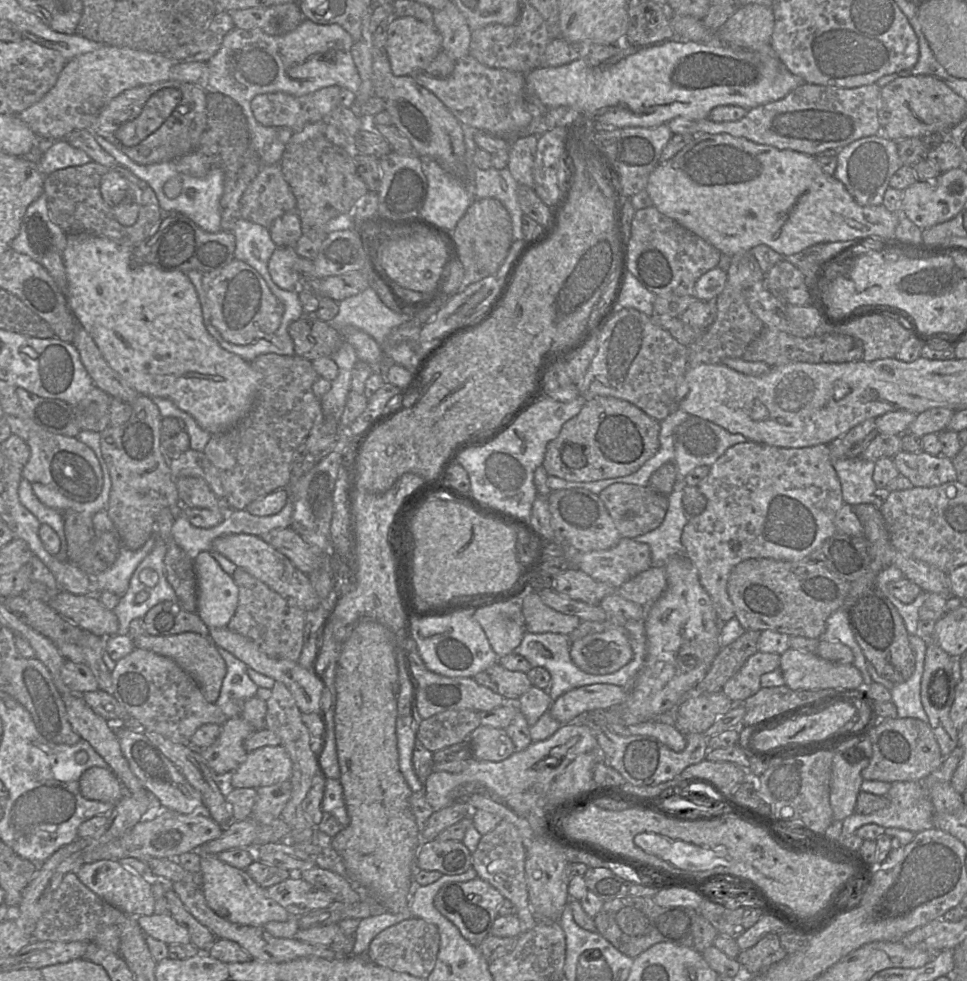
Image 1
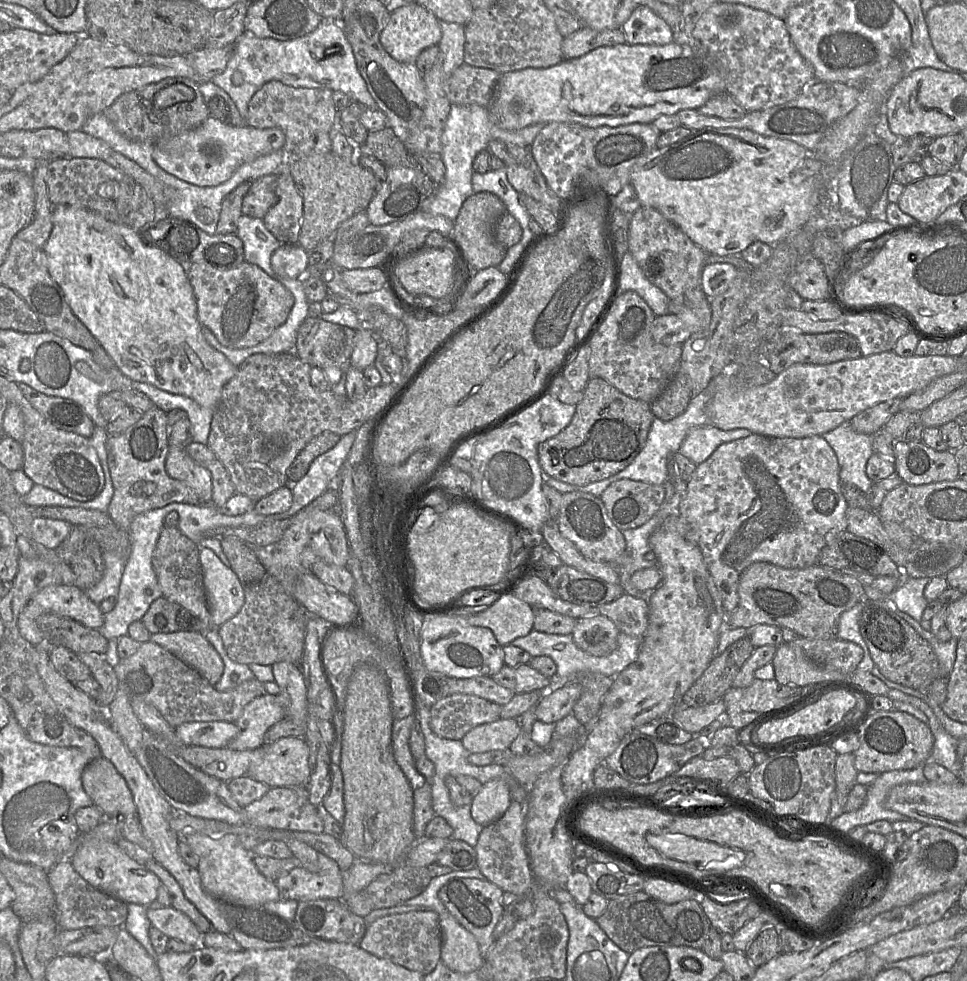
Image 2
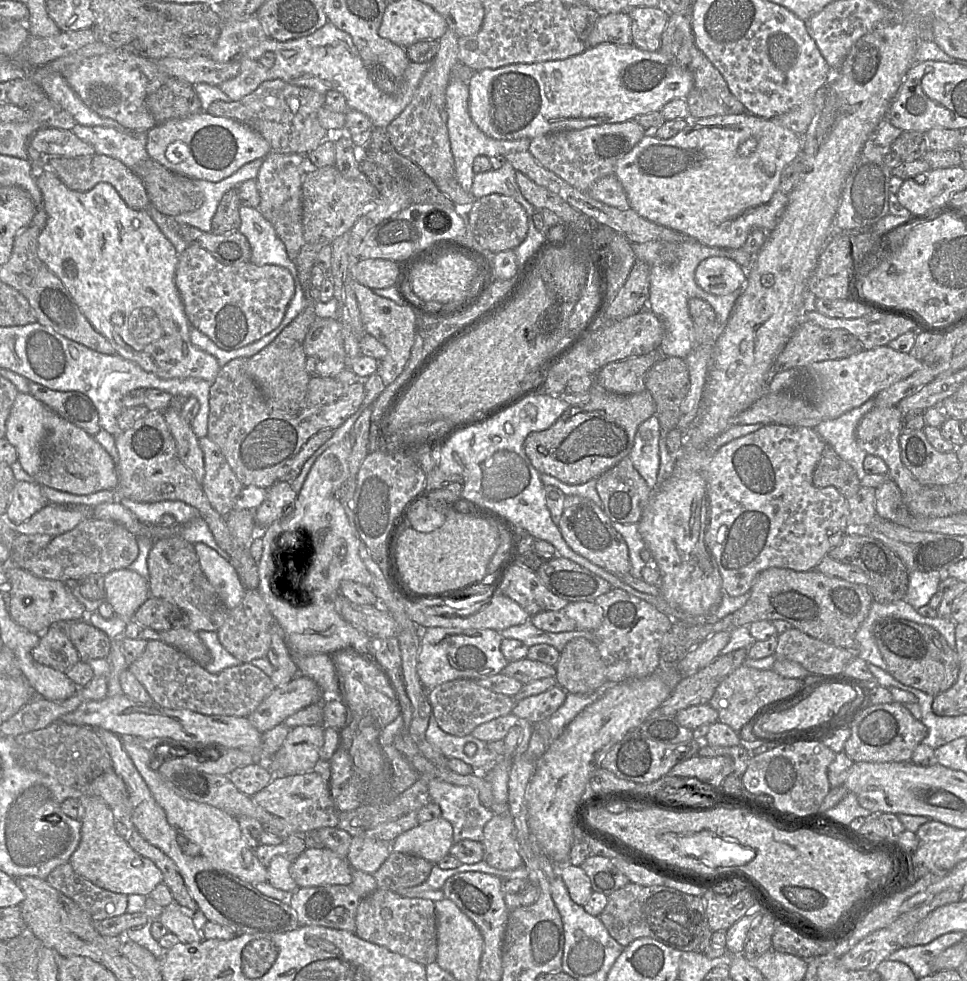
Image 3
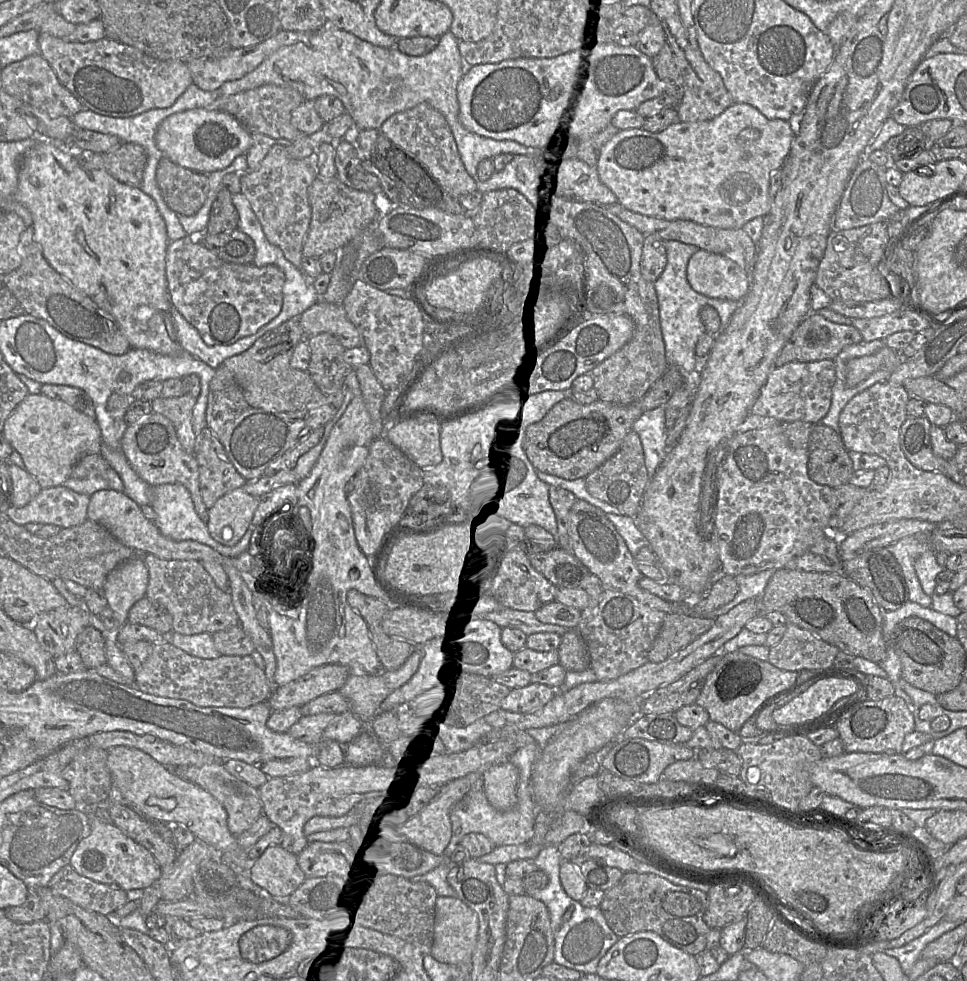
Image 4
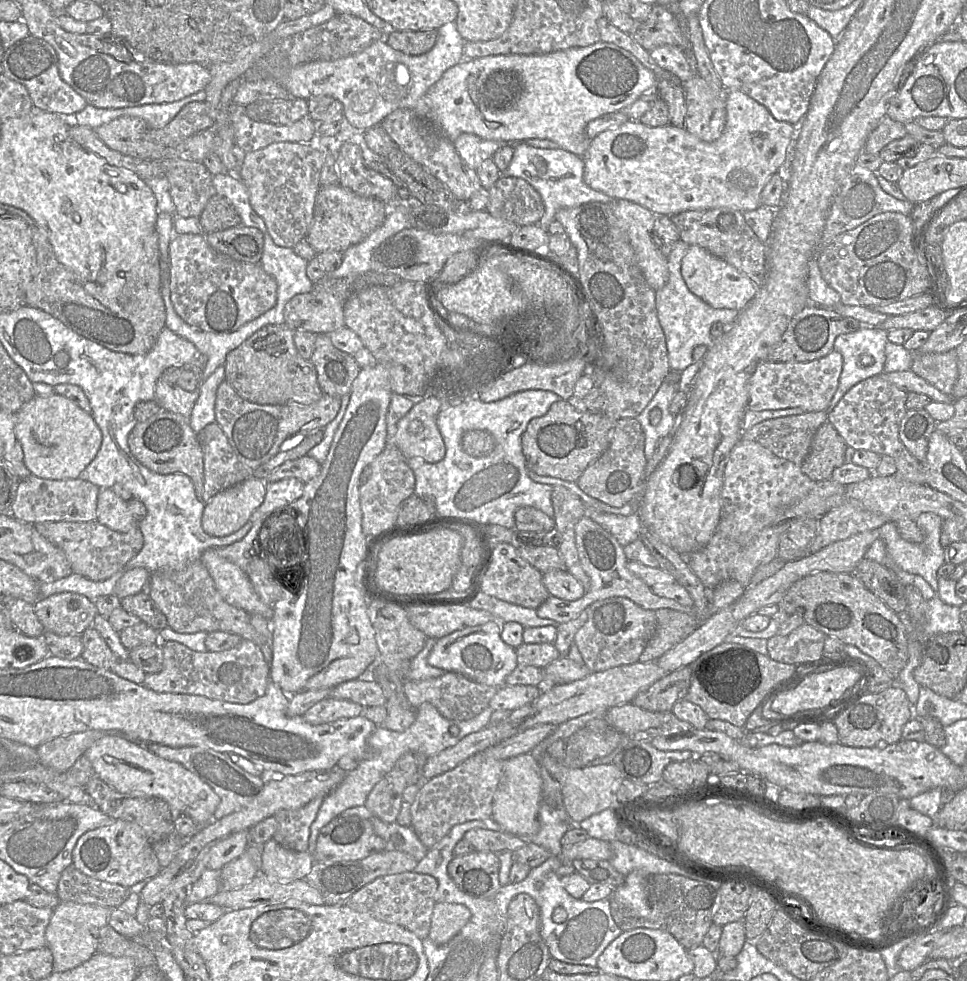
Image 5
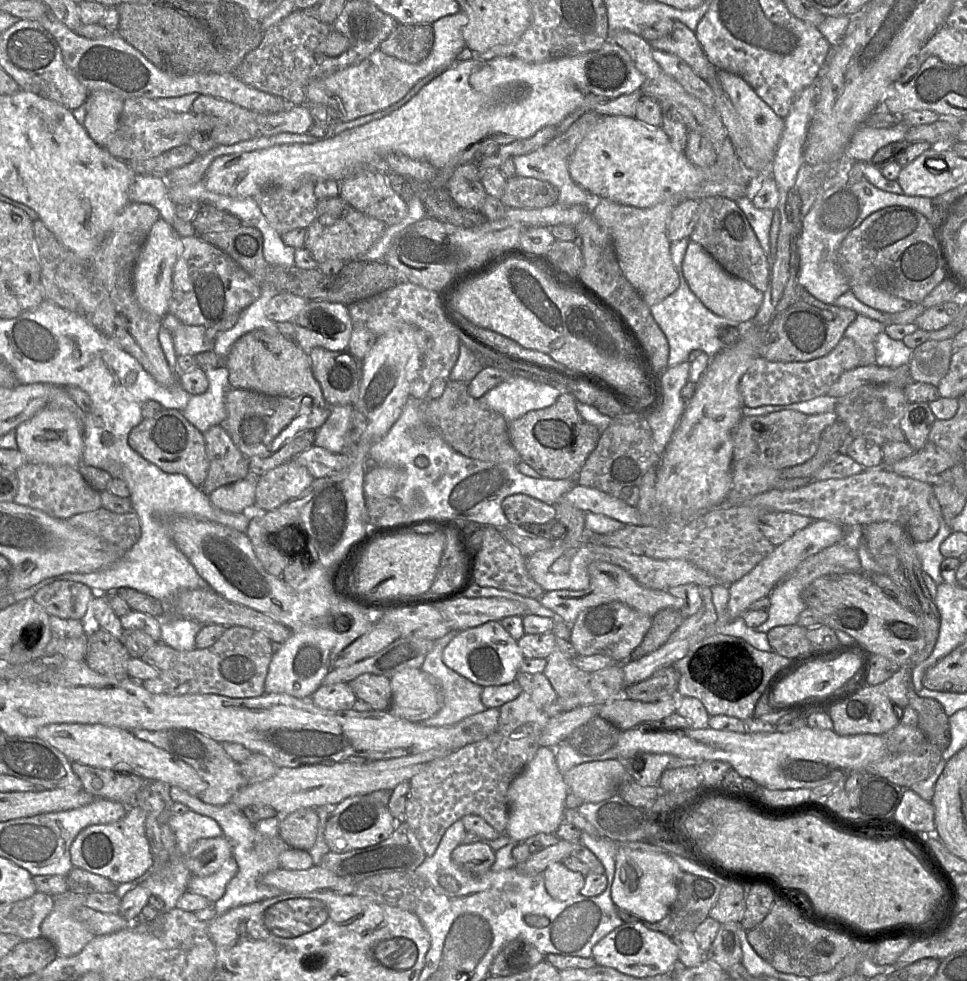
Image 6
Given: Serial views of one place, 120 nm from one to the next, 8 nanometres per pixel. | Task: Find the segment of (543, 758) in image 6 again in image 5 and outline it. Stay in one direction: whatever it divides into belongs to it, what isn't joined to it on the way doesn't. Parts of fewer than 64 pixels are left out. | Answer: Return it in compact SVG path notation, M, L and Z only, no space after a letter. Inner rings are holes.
M531 753L506 760L503 766L502 779L493 798L492 818L507 833L522 838L530 838L539 830L538 812L541 794L540 764Z

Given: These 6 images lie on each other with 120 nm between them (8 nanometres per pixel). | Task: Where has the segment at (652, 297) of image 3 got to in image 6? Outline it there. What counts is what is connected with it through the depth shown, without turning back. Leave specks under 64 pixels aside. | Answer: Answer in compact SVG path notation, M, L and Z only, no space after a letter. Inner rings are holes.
M688 237L670 243L671 260L679 277L679 287L661 302L651 306L650 309L653 318L668 340L670 349L667 363L668 368L688 361L689 354L693 350L698 349L703 351L690 365L688 381L697 384L707 369L709 357L713 358L717 353L727 347L718 338L718 329L723 325L738 327L739 325L746 324L716 315L691 291L682 271L682 261L690 241Z

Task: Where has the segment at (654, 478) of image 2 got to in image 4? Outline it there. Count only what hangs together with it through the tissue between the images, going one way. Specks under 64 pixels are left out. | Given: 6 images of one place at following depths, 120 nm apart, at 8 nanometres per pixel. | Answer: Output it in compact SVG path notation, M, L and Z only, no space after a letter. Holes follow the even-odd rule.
M663 405L644 412L632 426L632 430L638 434L642 443L649 481L669 449L666 444L668 431L665 427L665 407L666 405Z

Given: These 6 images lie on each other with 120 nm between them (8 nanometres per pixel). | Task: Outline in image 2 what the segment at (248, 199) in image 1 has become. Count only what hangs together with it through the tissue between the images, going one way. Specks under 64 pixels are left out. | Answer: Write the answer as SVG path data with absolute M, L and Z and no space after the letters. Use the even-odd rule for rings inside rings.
M276 173L265 175L253 181L243 198L242 214L263 219L269 209L277 203L276 185Z

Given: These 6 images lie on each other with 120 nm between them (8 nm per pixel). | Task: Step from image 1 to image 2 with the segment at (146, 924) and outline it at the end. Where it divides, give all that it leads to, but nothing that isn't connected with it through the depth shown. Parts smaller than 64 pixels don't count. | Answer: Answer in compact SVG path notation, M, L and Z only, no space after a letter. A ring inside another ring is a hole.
M172 906L147 909L147 917L159 931L191 946L200 945L202 934L191 919Z

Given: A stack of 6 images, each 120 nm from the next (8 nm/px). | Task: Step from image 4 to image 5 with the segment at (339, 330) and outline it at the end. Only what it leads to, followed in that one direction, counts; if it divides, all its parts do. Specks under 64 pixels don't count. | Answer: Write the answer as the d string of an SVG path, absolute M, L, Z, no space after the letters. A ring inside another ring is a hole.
M314 289L293 296L284 307L284 324L293 330L329 334L345 326L344 303L331 293Z

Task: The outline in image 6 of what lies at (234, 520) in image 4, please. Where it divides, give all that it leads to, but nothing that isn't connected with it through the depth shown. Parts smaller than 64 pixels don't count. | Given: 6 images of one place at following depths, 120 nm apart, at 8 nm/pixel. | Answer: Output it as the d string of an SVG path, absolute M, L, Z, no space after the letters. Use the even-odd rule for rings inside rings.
M248 476L233 484L221 486L209 495L209 499L215 507L225 512L251 515L255 504L257 478Z

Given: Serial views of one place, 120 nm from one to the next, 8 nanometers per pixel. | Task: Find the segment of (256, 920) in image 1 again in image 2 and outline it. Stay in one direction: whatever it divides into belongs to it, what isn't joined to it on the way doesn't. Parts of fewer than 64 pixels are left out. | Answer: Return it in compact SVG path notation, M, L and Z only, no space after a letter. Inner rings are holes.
M200 833L179 837L188 844L199 857L198 871L206 892L220 899L245 904L263 904L280 899L275 882L268 880L257 869L251 852L247 851L235 834L212 838Z

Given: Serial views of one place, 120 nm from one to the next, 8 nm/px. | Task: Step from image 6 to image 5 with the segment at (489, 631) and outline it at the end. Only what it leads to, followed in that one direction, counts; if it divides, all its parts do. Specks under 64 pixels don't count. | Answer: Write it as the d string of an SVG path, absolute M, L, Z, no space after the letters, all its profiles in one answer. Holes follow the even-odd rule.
M493 620L486 624L465 627L437 639L428 656L428 663L446 672L456 672L489 686L505 685L507 676L519 665L516 649L501 638L502 624Z

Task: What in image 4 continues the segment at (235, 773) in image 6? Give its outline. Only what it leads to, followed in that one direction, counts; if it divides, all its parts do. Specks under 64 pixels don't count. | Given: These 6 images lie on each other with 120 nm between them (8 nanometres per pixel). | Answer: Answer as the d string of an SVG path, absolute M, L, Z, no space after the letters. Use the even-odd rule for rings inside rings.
M216 760L200 767L175 766L172 769L182 778L207 790L223 805L227 812L228 828L233 835L241 835L263 814L263 804L260 799L259 790L229 773L225 768L224 761Z

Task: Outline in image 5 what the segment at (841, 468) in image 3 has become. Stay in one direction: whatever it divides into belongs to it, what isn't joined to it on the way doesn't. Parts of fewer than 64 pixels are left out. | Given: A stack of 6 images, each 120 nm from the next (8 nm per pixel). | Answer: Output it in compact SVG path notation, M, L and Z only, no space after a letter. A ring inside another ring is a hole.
M830 422L819 427L801 469L814 482L830 480L833 471L845 461L846 442Z

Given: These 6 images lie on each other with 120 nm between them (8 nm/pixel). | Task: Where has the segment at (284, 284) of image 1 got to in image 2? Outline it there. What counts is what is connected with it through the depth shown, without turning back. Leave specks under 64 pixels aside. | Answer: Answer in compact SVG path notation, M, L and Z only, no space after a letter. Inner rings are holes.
M282 244L271 257L275 273L290 279L303 279L308 270L308 252L298 244Z

